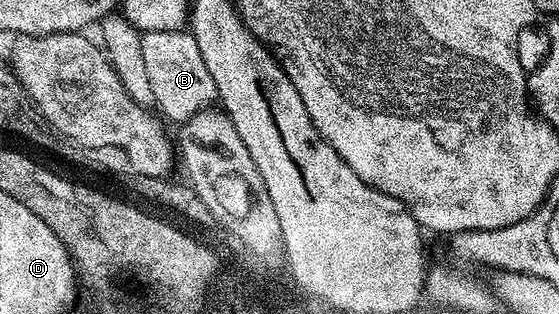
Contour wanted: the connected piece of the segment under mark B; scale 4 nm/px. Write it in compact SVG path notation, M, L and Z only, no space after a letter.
M150 31L142 36L142 56L150 87L154 91L155 108L161 109L175 123L188 121L204 109L217 104L214 75L198 51L198 43L188 31Z

